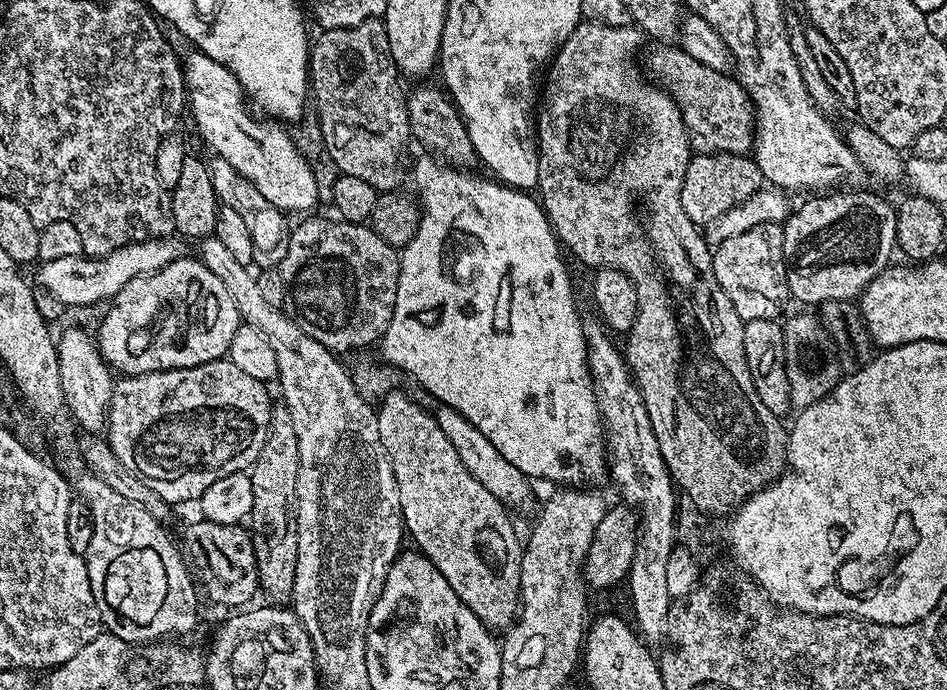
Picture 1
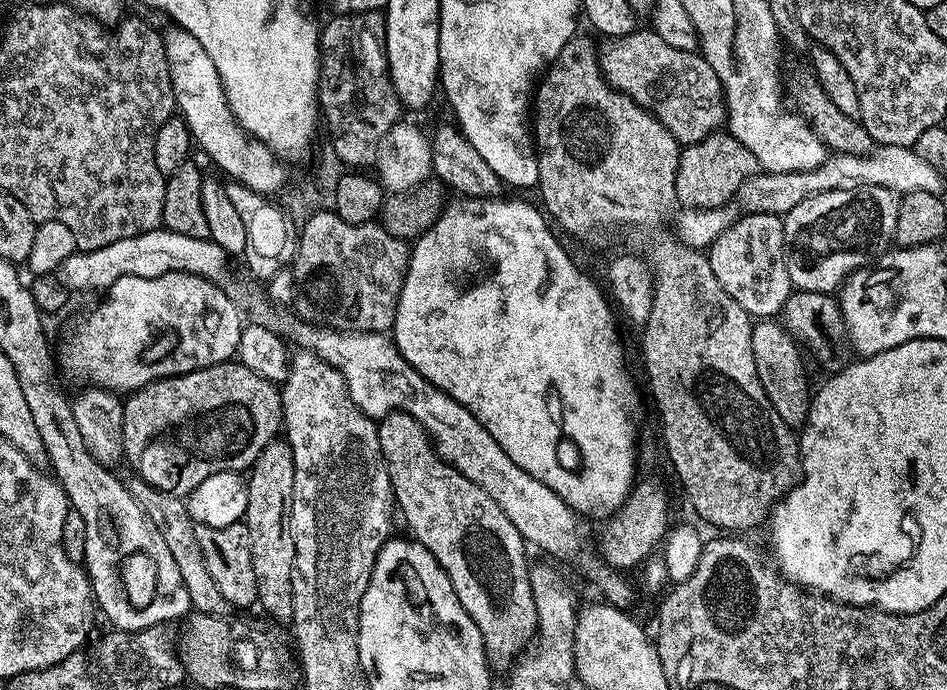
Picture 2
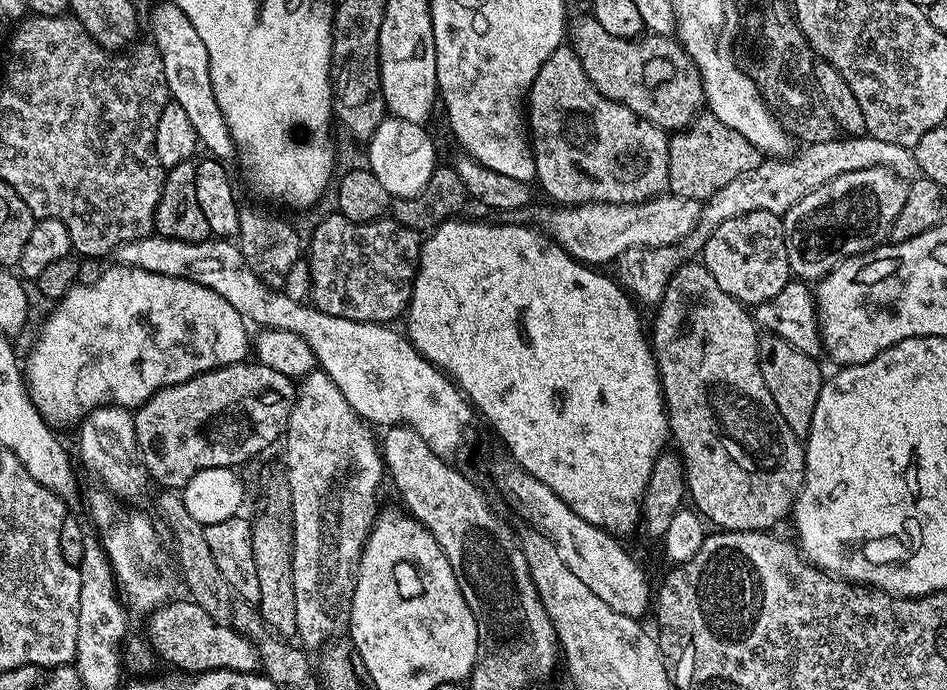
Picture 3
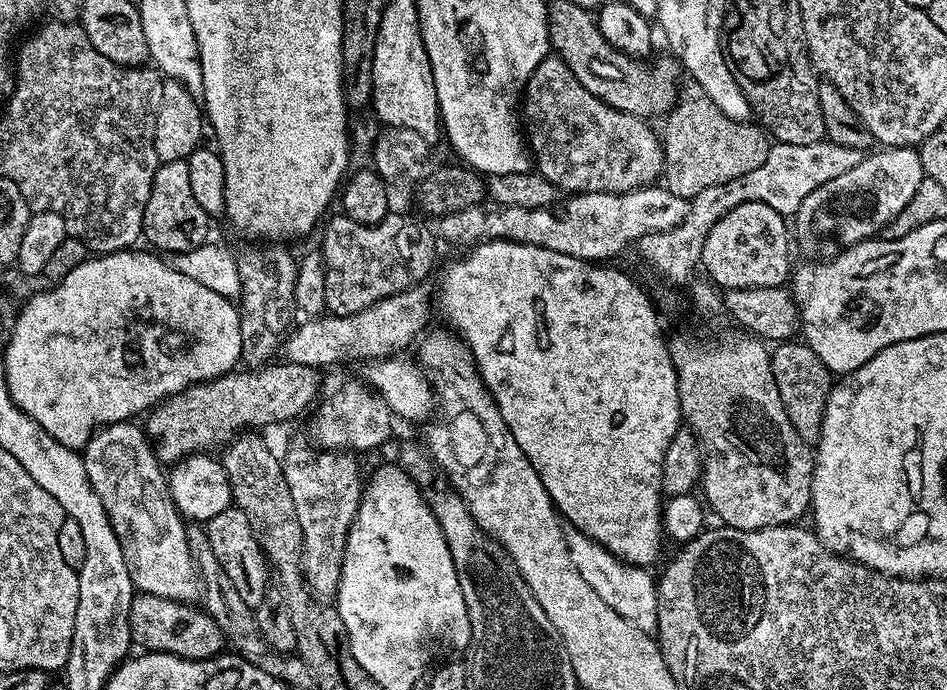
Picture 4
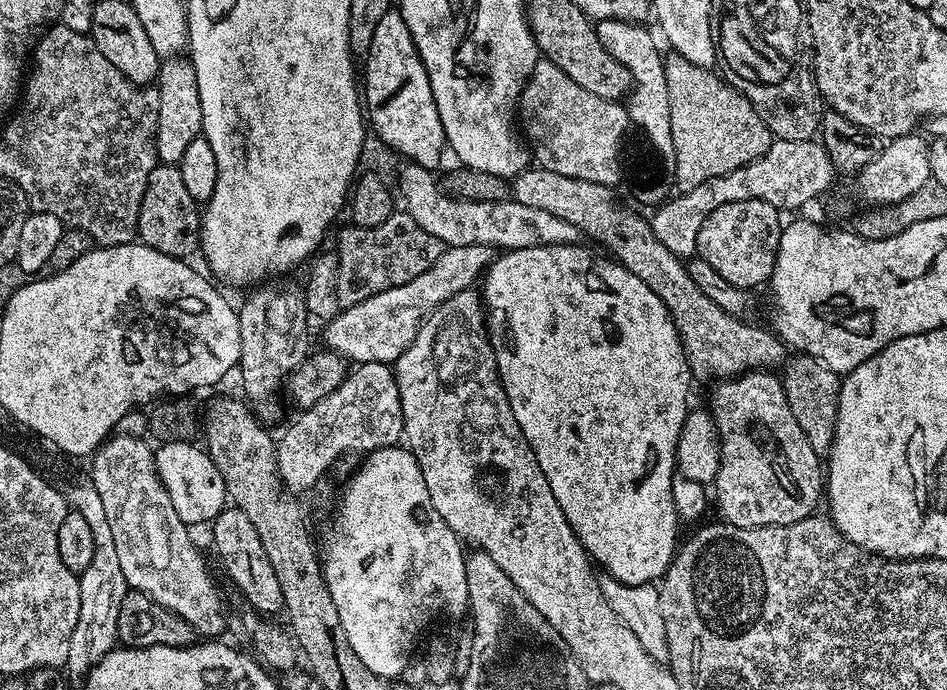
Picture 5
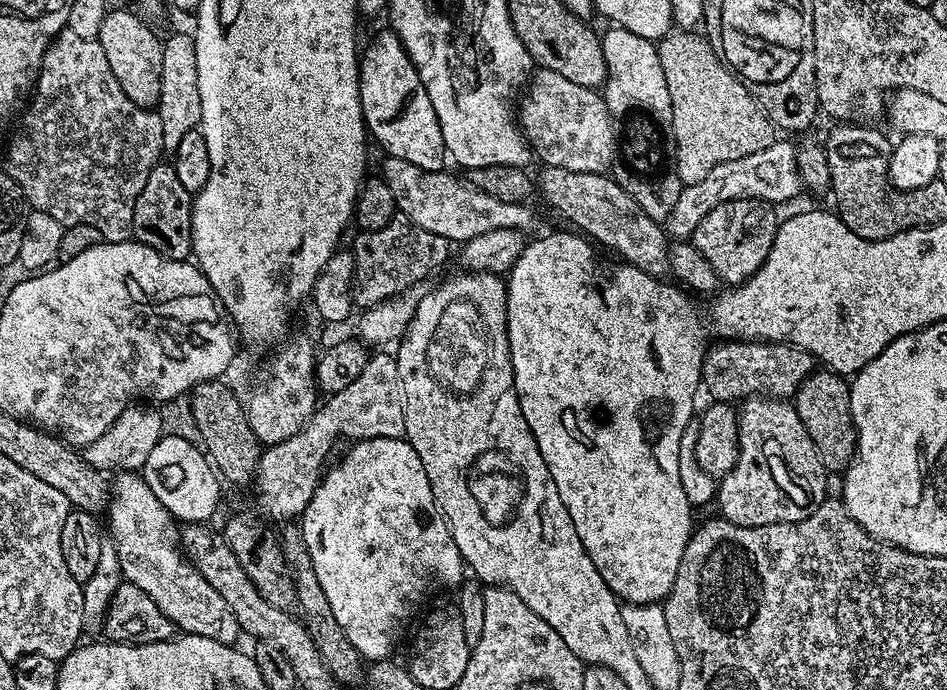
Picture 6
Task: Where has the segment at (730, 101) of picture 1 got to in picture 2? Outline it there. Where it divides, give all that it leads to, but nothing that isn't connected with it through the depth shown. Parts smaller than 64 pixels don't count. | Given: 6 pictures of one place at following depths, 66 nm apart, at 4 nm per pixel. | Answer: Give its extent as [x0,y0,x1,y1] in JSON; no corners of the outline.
[598,26,725,146]

